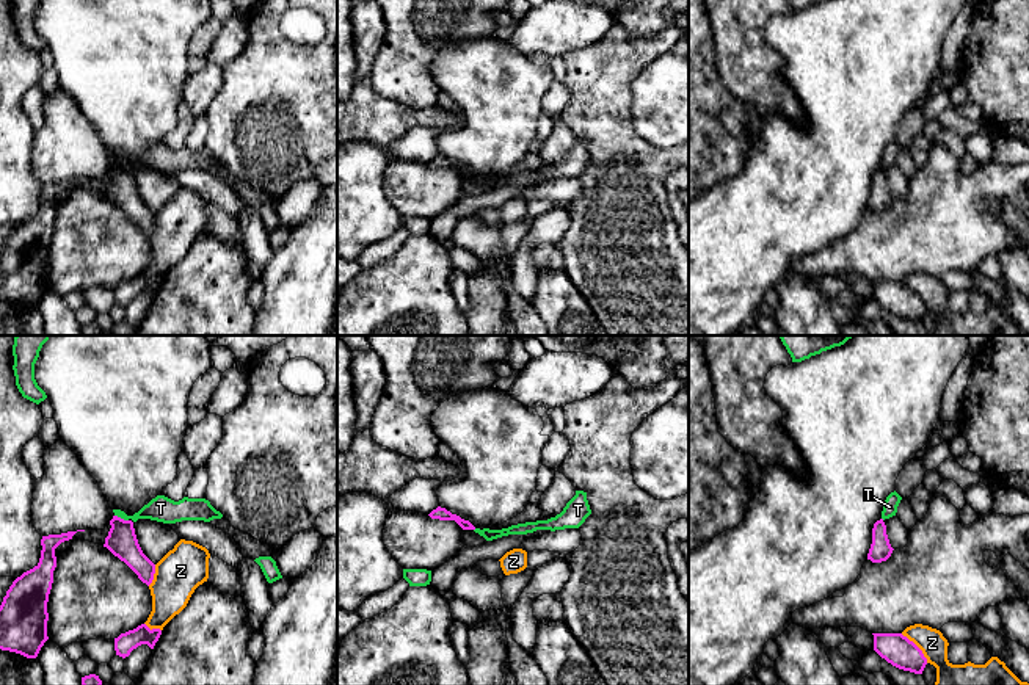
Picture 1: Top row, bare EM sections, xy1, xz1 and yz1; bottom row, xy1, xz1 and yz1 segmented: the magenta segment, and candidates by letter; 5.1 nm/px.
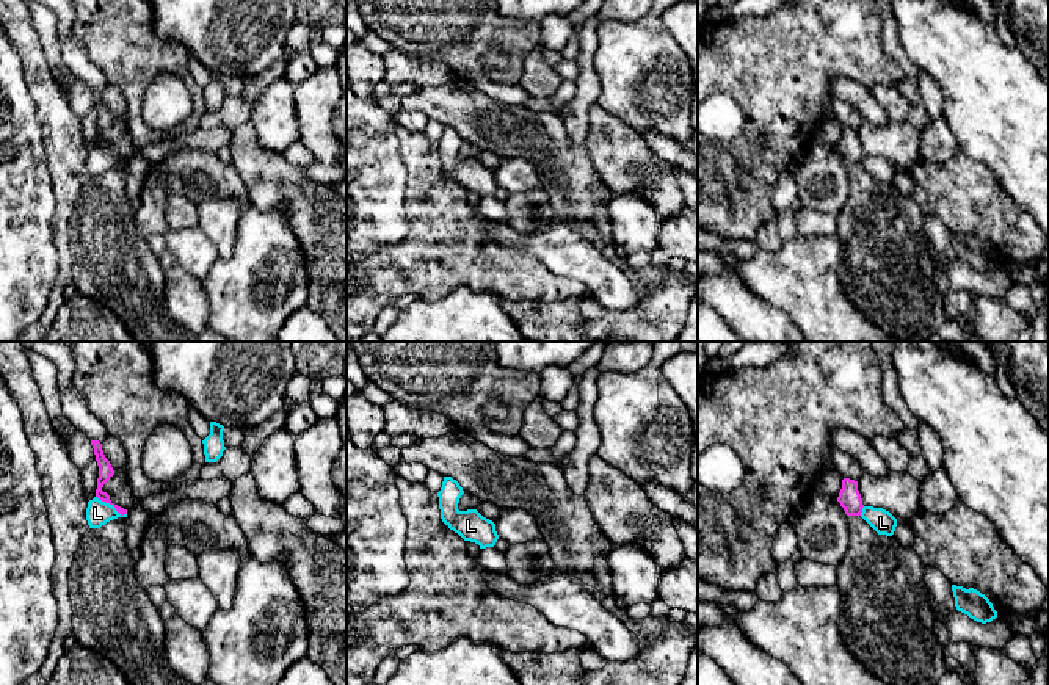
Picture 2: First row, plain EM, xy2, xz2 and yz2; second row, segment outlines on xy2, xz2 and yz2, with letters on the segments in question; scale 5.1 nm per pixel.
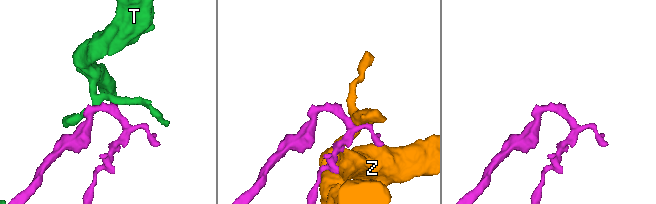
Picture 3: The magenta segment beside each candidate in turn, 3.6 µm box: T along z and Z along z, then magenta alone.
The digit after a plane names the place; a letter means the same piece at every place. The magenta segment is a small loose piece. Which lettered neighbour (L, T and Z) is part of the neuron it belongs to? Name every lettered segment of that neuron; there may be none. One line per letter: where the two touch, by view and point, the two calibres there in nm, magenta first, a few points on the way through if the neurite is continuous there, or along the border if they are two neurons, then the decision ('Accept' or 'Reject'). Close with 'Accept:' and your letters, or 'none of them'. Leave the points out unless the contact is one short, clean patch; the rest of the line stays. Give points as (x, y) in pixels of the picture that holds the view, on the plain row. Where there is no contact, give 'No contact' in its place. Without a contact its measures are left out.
L: Touches magenta at xy2 (112, 152). Thickness 80 nm (magenta) against 130 nm. Boundary: xy2 (96, 144), (108, 151), (121, 163), (126, 163). Reject
T: Touches magenta at xy1 (119, 166). Thickness 160 nm (magenta) against 130 nm. Boundary: xy1 (115, 163), (127, 170). Reject
Z: Touches magenta at yz1 (916, 295). Thickness 160 nm (magenta) against 160 nm. Reject
Accept: none of them

